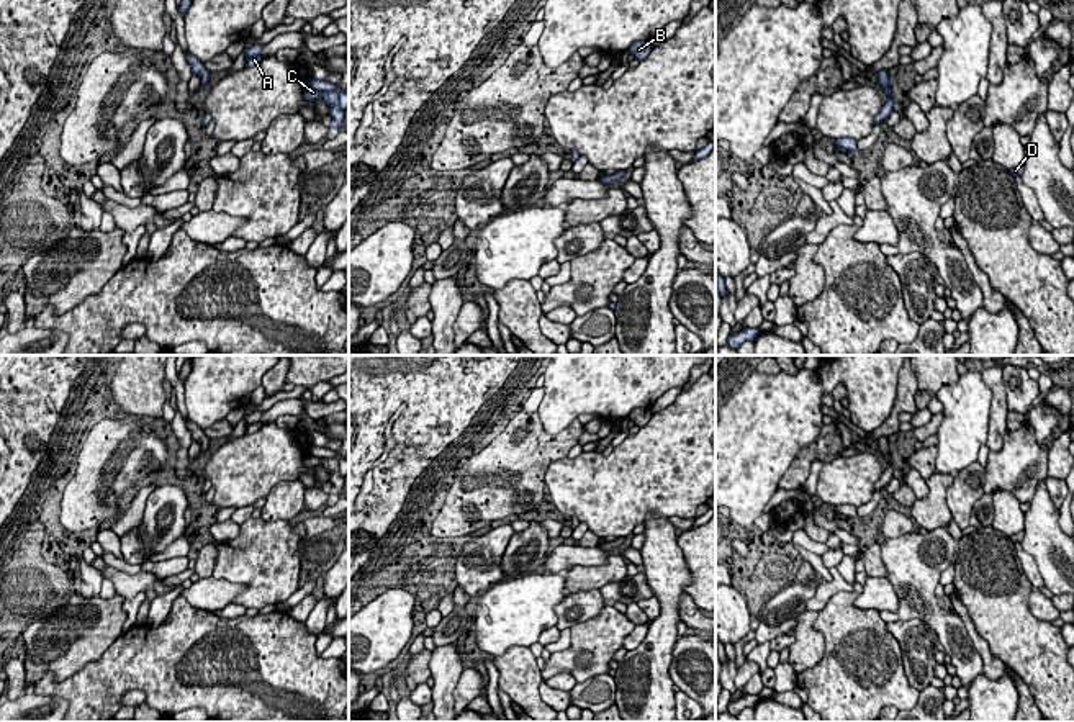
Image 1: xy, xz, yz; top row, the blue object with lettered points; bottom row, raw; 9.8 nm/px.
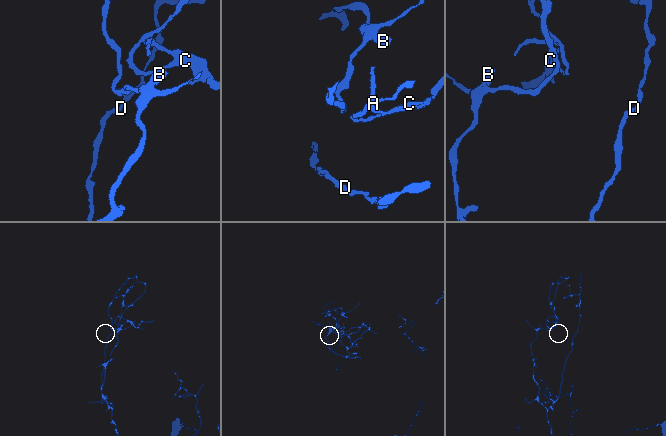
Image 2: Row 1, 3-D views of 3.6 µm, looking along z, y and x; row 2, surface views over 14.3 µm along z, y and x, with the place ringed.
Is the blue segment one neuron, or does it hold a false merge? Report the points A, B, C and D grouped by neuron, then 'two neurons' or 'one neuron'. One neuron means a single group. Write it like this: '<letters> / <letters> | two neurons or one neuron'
A B C D | one neuron

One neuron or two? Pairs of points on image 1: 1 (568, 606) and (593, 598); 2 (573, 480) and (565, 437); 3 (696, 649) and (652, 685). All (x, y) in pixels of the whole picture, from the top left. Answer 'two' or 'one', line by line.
1: one
2: two
3: two

